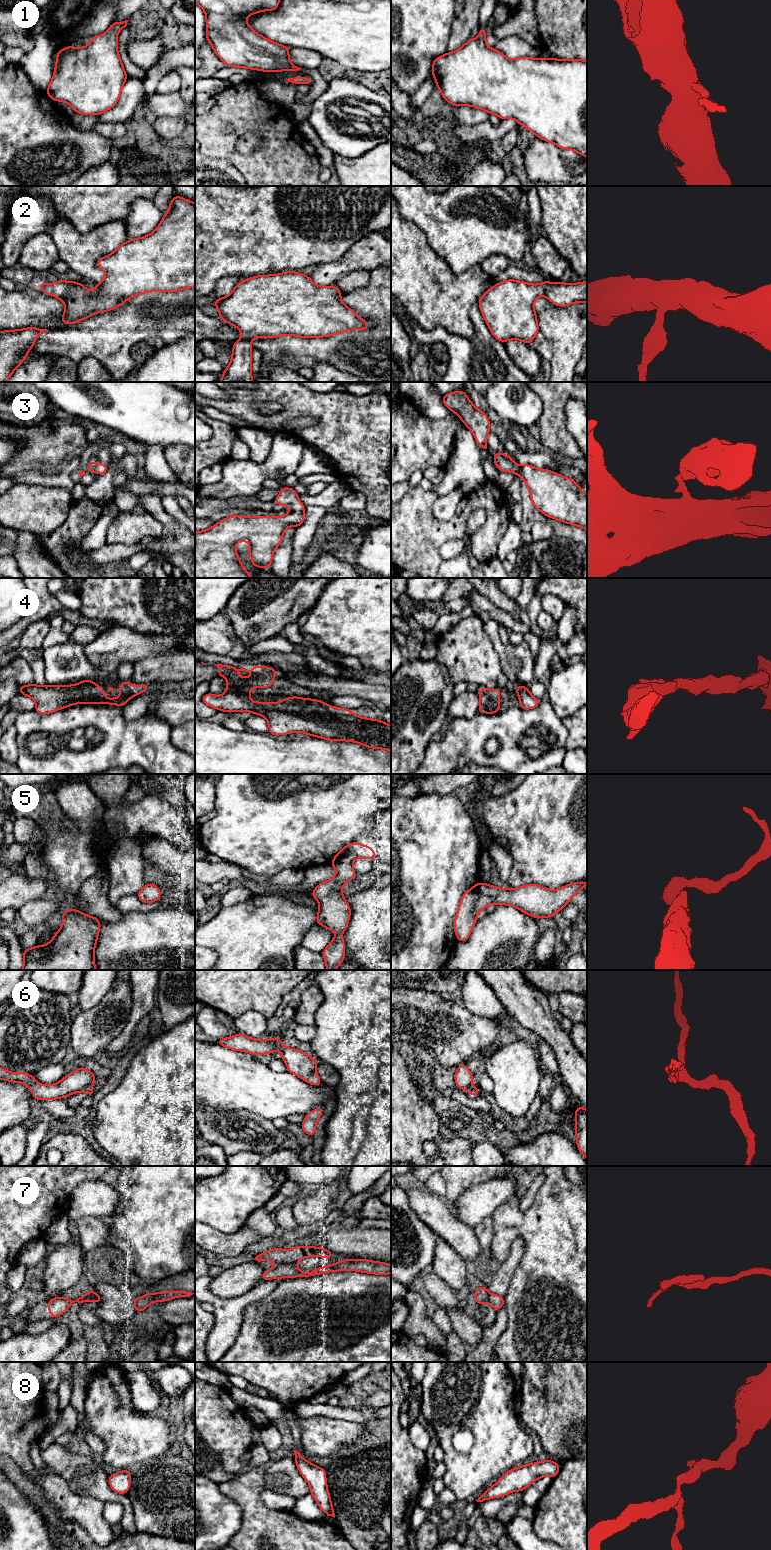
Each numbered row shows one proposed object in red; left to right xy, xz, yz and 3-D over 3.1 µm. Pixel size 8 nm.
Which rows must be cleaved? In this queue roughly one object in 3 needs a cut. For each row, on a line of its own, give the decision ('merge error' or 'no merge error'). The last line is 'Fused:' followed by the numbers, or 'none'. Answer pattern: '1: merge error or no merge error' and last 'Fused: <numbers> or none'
1: no merge error
2: no merge error
3: no merge error
4: no merge error
5: no merge error
6: merge error
7: merge error
8: no merge error
Fused: 6, 7

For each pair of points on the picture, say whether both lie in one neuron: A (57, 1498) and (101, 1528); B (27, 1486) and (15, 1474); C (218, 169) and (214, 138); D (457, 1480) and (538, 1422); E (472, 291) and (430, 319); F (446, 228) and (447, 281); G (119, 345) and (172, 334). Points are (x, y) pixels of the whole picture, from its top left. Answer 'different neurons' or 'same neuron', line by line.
A: same neuron
B: same neuron
C: different neurons
D: different neurons
E: same neuron
F: different neurons
G: same neuron

